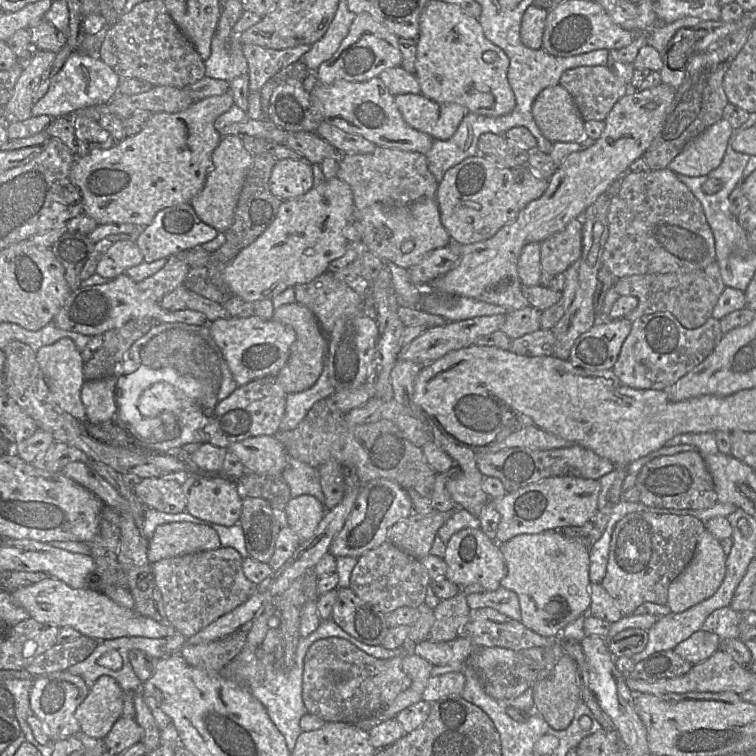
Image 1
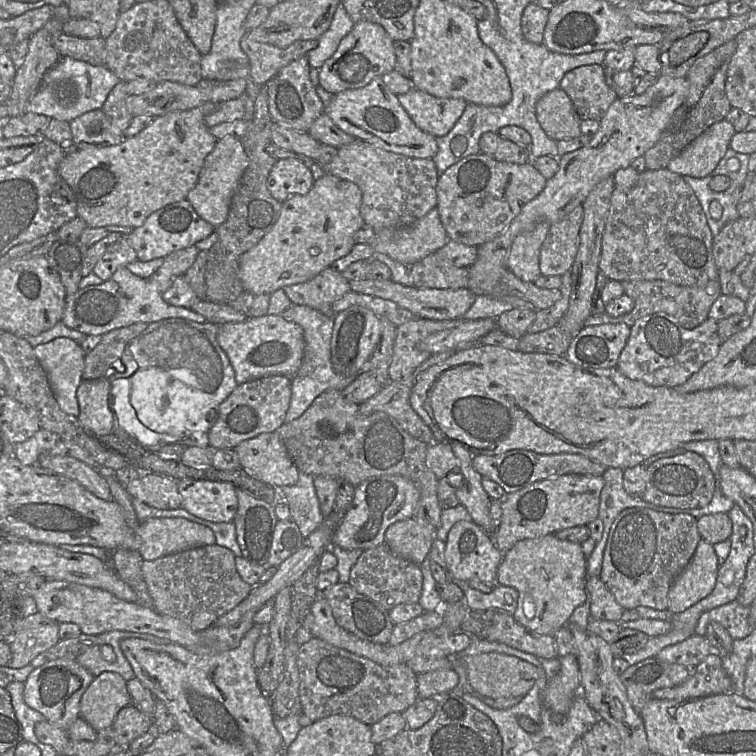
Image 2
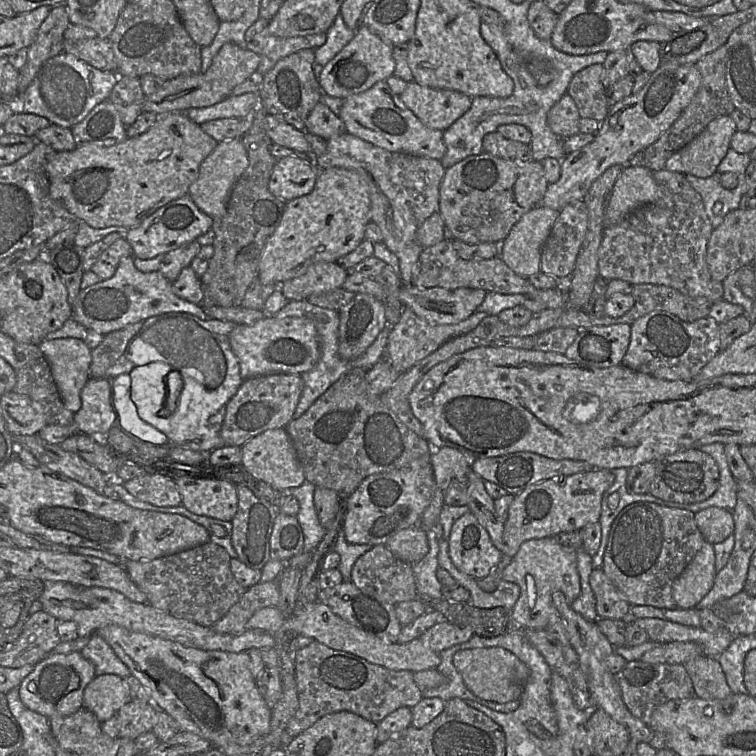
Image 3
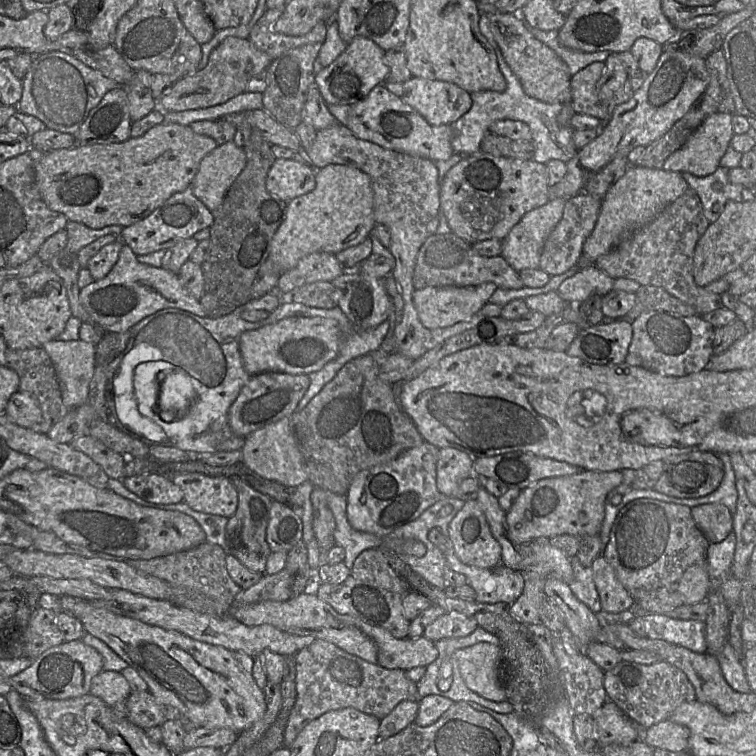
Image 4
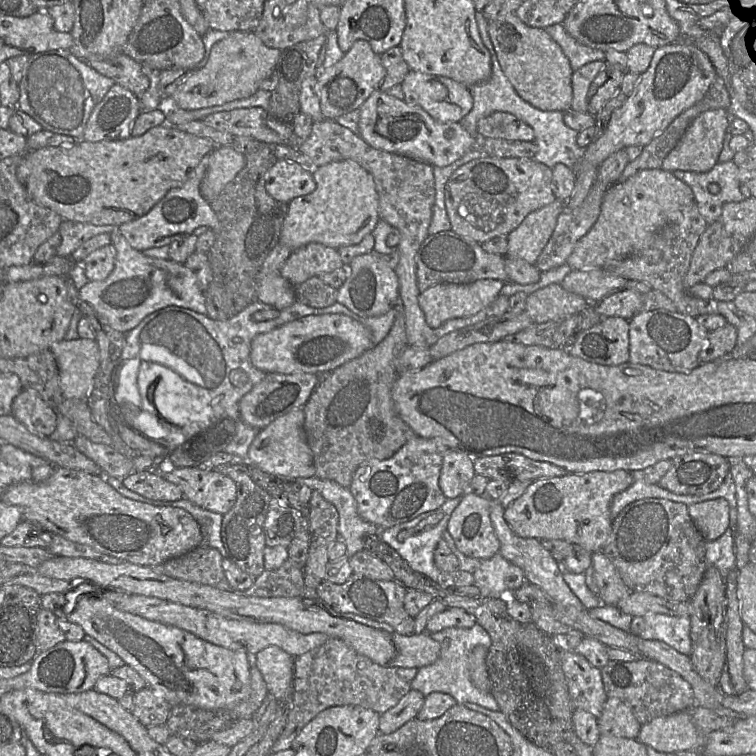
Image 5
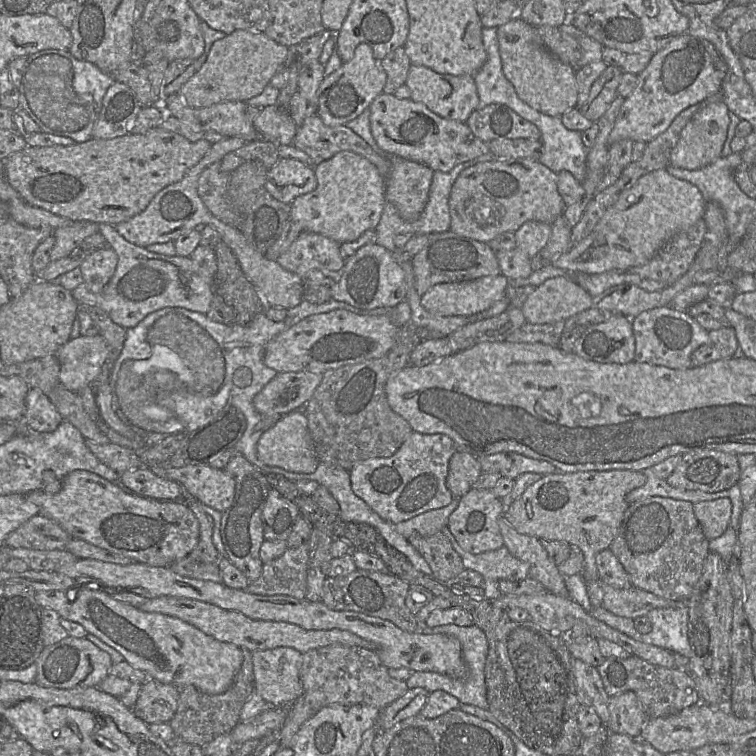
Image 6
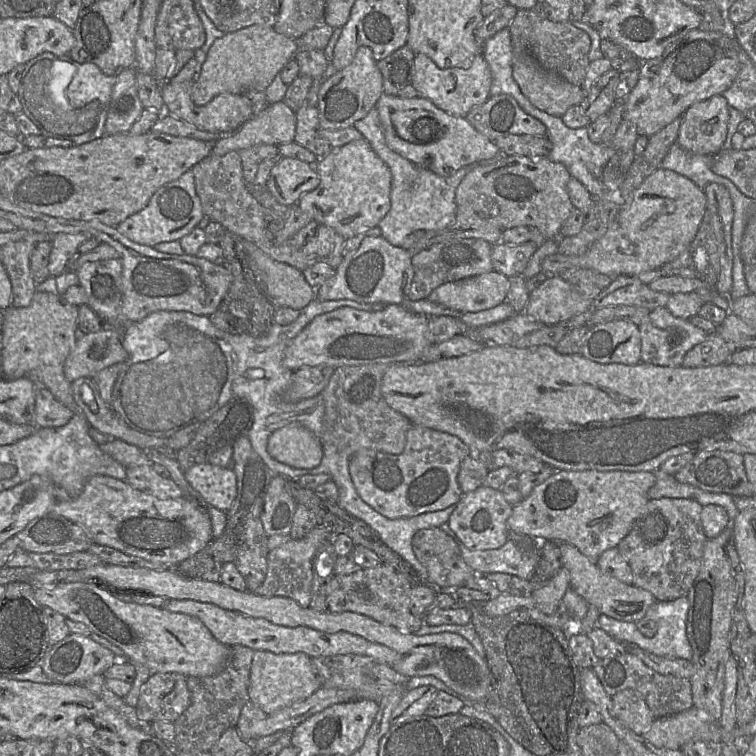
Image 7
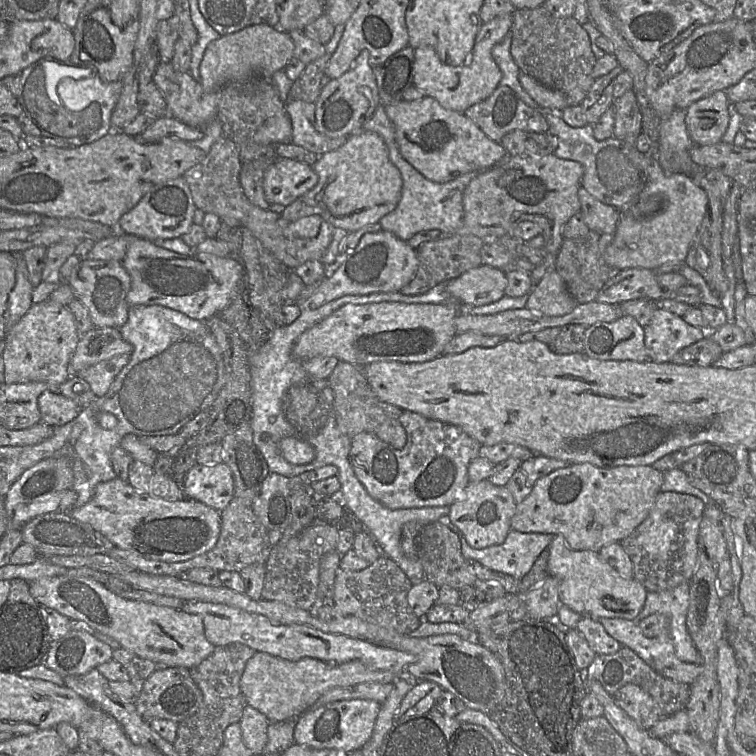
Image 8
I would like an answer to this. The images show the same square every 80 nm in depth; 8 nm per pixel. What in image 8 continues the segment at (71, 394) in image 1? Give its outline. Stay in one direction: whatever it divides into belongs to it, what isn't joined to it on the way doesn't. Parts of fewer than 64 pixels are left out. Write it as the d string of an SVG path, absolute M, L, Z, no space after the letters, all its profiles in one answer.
M94 328L82 335L70 359L71 375L117 355L131 355L133 351L134 347L123 338L120 329Z

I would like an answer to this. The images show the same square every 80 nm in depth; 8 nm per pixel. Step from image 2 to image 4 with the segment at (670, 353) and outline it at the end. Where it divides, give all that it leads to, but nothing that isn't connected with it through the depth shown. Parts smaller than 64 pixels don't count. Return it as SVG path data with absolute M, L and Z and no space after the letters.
M666 311L640 314L632 323L632 341L626 364L664 376L682 377L704 370L713 356L715 328L700 315L680 316Z

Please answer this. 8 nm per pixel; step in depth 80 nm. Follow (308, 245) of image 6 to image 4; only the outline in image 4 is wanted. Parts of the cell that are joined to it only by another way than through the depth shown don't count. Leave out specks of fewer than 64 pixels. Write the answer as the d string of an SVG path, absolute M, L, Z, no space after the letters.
M326 252L311 253L298 264L280 275L277 288L282 296L303 285L327 281L331 282L344 273L344 267L335 254Z

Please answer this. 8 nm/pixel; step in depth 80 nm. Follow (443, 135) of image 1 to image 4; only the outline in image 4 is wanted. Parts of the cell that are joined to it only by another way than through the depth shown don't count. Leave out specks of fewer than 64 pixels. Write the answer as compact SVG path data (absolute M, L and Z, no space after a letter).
M412 76L403 83L402 101L433 126L452 125L472 107L471 93L456 84Z

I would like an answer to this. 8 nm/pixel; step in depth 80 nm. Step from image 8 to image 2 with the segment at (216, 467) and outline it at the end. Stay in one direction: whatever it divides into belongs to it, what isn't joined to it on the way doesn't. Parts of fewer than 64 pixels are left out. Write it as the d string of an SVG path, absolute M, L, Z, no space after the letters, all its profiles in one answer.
M182 479L178 490L182 507L189 513L214 523L233 522L238 509L237 488L229 482Z

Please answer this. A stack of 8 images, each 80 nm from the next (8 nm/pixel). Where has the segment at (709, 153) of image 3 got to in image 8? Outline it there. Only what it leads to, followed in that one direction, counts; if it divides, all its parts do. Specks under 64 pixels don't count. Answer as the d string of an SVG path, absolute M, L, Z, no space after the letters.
M717 91L686 109L685 123L695 145L713 145L722 141L730 120L729 102L725 91Z

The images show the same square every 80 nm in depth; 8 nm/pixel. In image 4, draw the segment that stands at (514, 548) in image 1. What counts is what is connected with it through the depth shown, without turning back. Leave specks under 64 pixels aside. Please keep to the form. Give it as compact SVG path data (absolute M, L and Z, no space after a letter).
M539 538L529 543L530 553L520 564L520 572L524 579L524 591L521 596L510 605L511 616L519 623L531 625L540 623L540 608L546 599L544 592L545 580L548 576L556 577L569 584L574 578L571 558L557 547L550 544L549 539Z

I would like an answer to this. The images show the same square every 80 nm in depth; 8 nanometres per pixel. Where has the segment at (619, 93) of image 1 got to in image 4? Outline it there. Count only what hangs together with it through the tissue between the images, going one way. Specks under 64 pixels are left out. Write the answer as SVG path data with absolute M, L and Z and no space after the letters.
M593 62L571 78L572 105L576 113L603 121L602 101L596 93L596 84L605 68L604 62Z

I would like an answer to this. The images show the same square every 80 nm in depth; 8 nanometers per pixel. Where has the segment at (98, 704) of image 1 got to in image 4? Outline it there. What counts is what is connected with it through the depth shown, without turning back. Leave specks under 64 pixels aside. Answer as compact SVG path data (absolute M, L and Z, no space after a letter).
M102 671L93 678L89 693L114 708L124 703L131 692L127 679L120 672Z

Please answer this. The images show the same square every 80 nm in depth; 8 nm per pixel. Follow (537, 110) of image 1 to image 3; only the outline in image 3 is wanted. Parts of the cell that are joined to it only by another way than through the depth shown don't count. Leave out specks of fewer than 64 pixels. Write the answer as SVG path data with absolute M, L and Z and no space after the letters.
M567 93L548 111L546 119L550 129L563 139L580 132L580 114L573 98Z

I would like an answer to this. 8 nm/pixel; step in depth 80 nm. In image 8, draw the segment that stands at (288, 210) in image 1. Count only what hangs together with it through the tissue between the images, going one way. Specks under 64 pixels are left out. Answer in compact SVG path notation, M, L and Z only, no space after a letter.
M359 130L338 149L319 155L312 166L318 182L303 201L320 210L322 218L349 232L375 224L397 206L402 192L402 176L389 158L388 147L376 132Z

